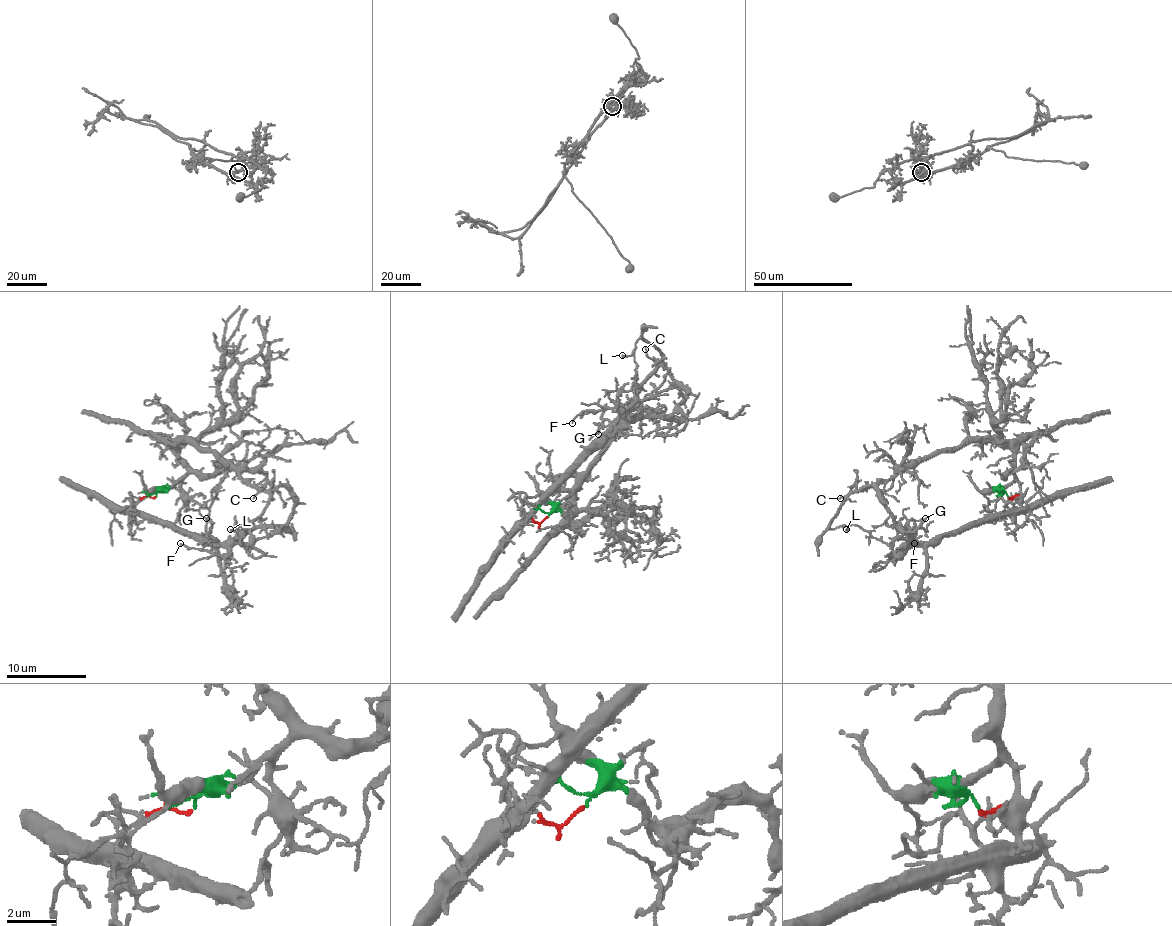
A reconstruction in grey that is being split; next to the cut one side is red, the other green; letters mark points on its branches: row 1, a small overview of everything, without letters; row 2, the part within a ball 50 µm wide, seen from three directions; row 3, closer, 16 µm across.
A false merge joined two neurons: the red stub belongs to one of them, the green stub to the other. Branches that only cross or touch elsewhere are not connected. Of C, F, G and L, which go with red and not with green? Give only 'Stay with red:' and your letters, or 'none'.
Stay with red: F, G

